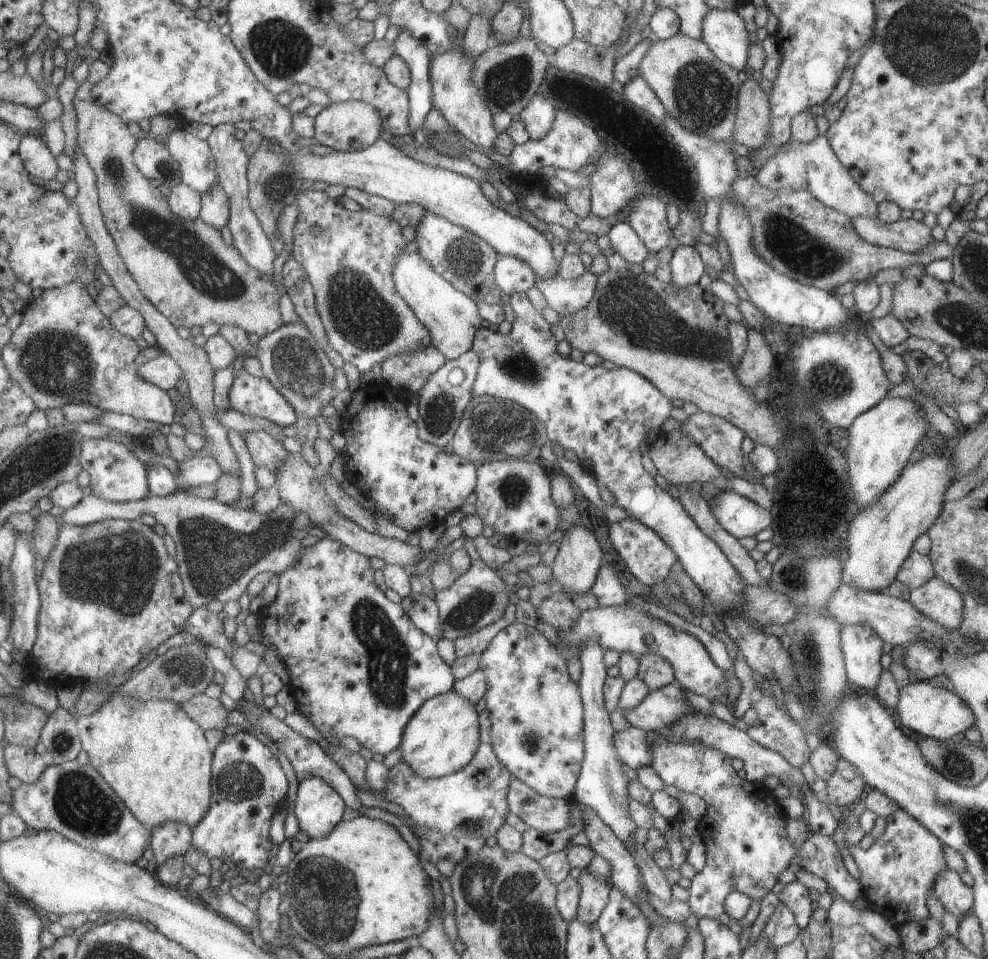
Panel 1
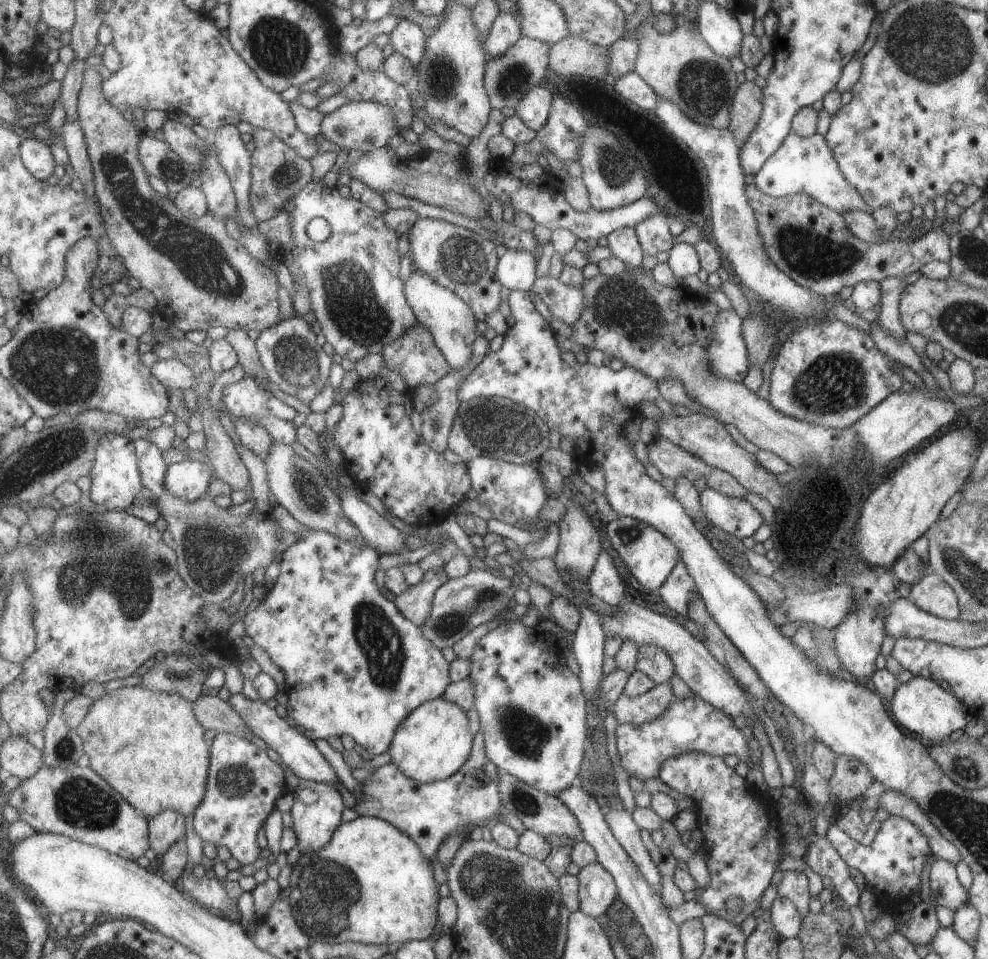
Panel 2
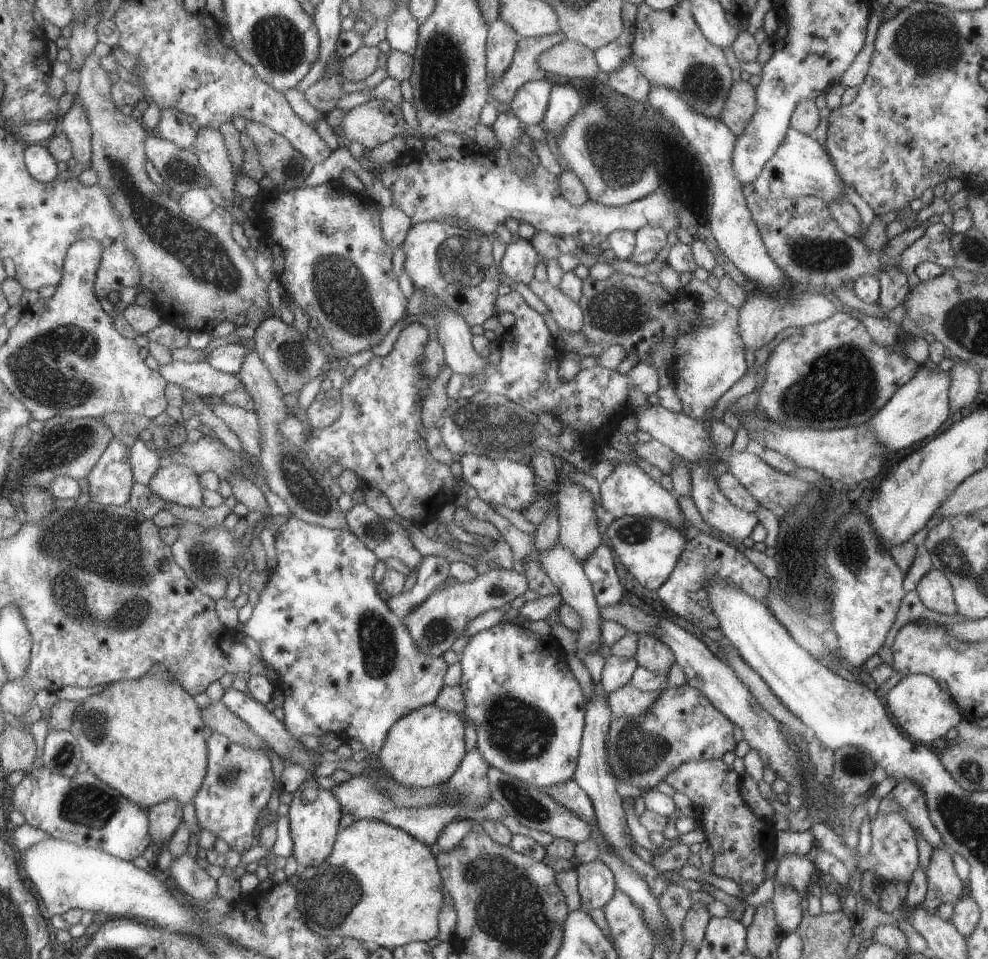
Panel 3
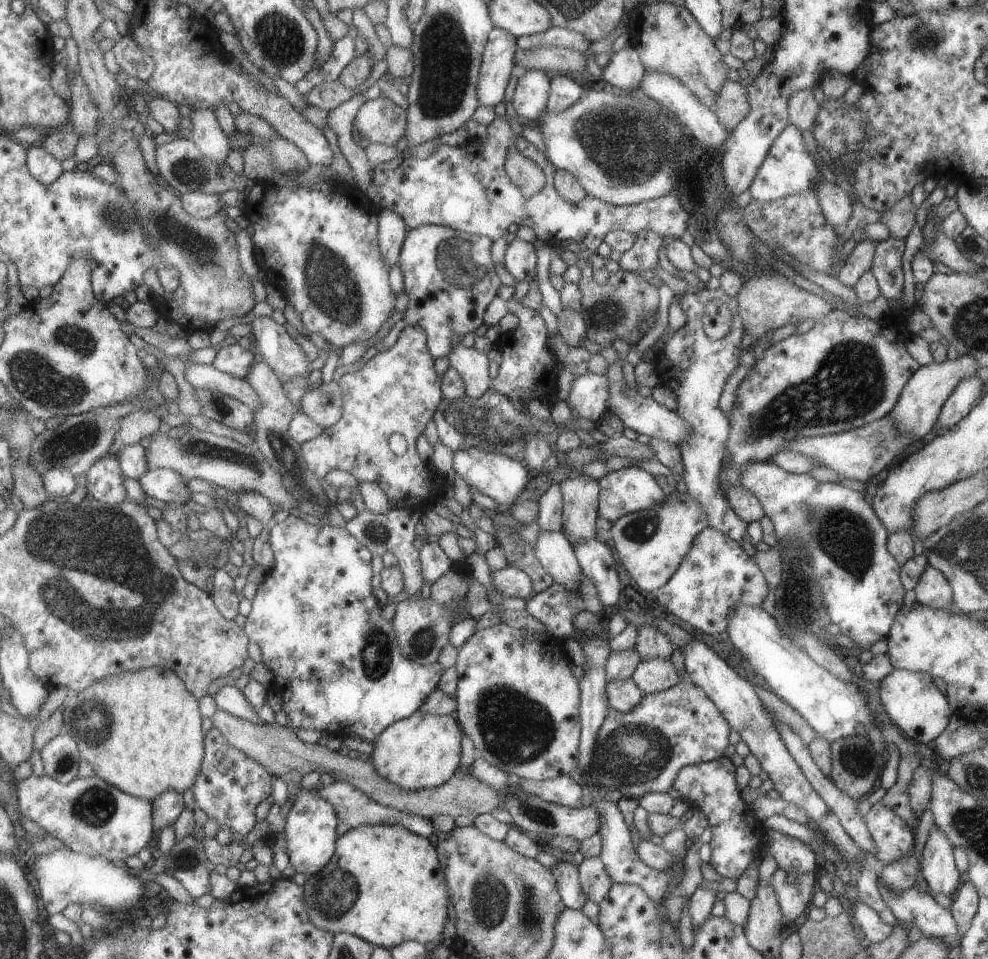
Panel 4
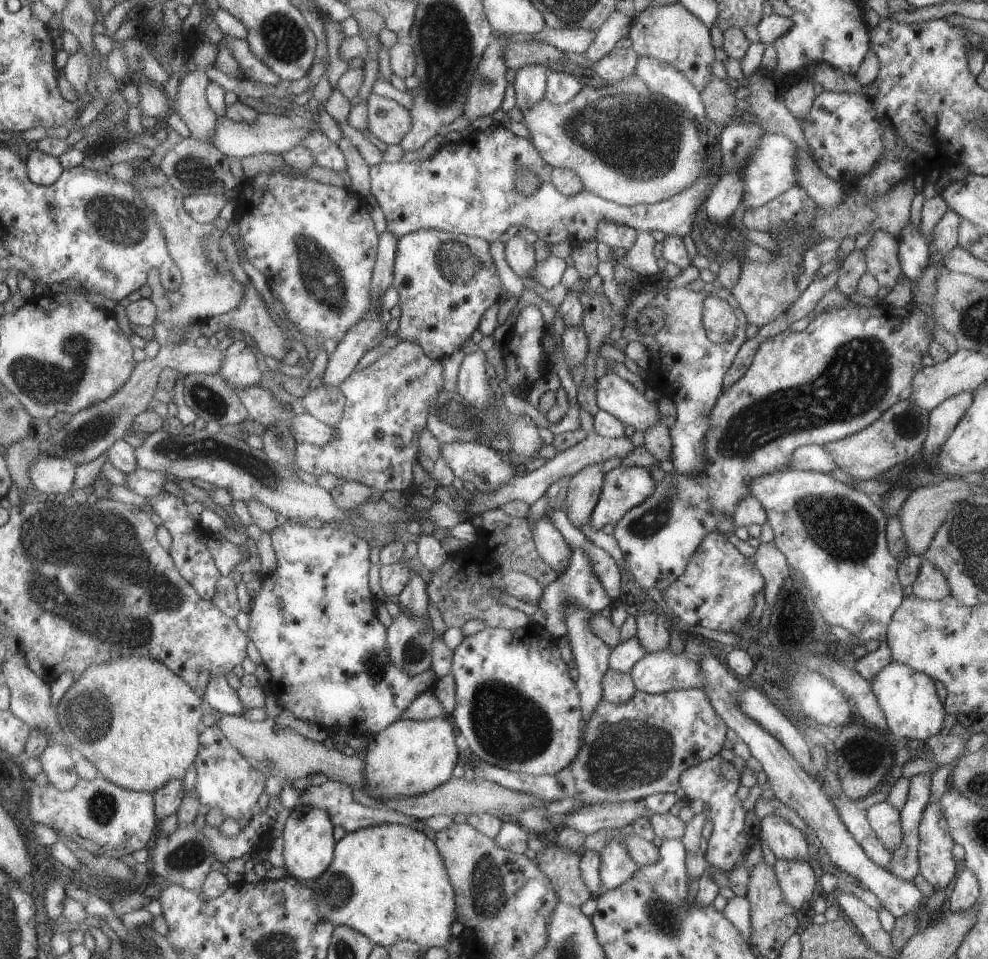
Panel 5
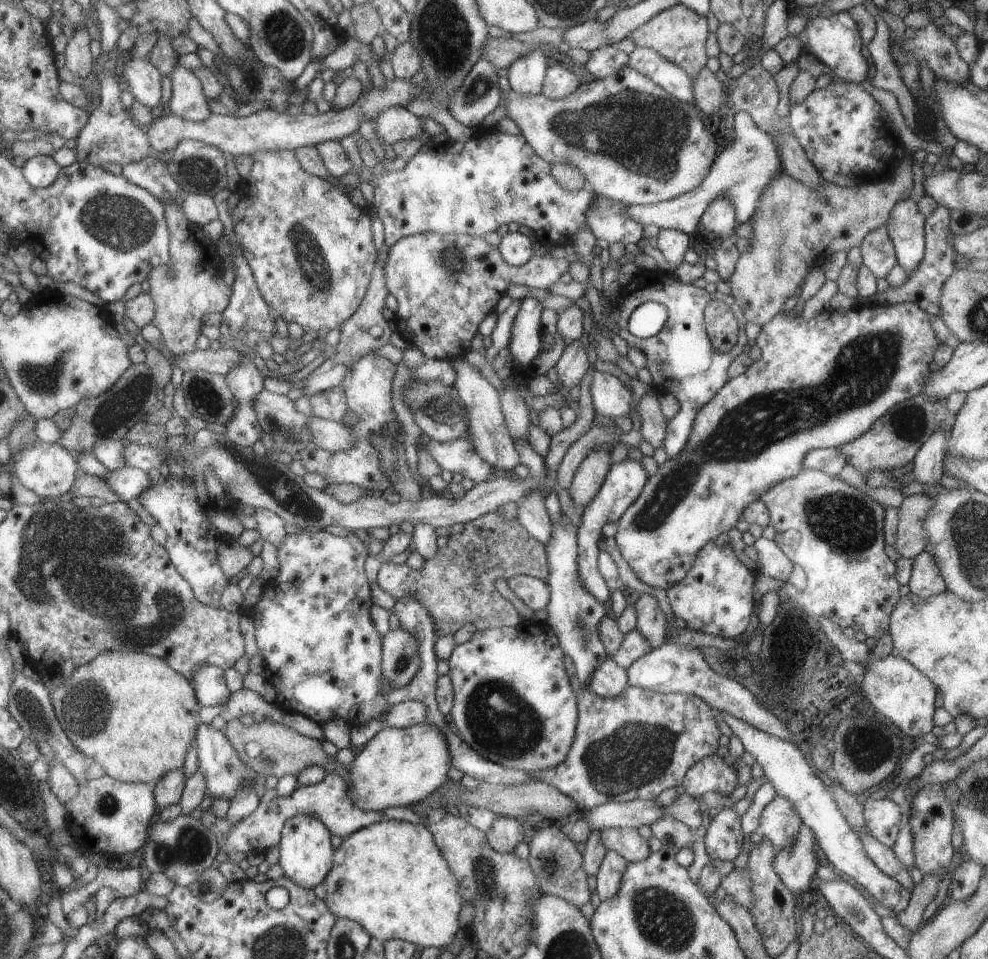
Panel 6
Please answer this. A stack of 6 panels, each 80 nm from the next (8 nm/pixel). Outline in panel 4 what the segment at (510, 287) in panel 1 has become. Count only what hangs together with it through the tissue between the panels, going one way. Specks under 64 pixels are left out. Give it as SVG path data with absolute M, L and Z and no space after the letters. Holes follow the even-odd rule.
M513 239L505 248L503 267L516 282L525 280L525 282L531 283L533 281L533 278L535 278L535 261L535 248L531 243L522 239Z

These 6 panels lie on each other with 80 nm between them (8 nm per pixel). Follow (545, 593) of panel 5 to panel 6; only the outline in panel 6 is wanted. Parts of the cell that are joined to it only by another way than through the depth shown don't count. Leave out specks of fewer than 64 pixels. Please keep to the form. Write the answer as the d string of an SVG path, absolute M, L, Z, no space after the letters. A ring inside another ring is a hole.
M624 459L612 464L598 488L595 496L587 503L584 509L580 510L580 525L576 534L576 563L578 566L578 577L583 586L588 590L596 601L607 605L608 586L605 584L601 573L597 568L597 555L599 546L597 543L603 537L601 526L607 522L615 522L625 512L625 509L639 496L644 482L647 480L647 473L641 463L633 459Z

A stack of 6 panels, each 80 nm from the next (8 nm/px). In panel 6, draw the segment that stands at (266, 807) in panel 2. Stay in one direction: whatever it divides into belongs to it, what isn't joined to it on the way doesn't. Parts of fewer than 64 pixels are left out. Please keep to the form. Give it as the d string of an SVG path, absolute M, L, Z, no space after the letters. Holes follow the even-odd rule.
M199 722L194 737L197 742L198 767L205 775L206 793L211 795L212 800L218 796L227 796L230 800L242 780L249 780L253 785L254 772L243 767L243 763L238 759L235 749L224 736L222 729L215 730L208 724Z

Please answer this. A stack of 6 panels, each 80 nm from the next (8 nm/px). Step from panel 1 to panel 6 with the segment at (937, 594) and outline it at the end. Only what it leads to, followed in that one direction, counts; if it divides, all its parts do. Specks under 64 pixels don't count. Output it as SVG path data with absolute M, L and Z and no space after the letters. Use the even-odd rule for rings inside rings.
M923 550L911 560L912 569L907 583L911 594L927 598L946 589L940 570L928 552Z

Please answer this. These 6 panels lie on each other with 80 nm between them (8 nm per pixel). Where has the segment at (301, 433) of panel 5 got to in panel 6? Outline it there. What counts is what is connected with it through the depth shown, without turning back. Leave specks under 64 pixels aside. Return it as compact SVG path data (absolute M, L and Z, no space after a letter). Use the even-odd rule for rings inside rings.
M311 416L308 420L308 429L312 436L312 443L319 449L334 453L349 450L354 446L352 432L343 422Z

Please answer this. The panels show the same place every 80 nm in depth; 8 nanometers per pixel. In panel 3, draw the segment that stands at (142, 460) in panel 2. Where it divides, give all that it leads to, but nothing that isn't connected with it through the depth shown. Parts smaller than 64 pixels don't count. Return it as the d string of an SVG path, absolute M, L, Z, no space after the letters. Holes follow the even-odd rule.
M139 439L129 447L128 453L132 480L138 483L146 485L155 470L163 466L158 451Z

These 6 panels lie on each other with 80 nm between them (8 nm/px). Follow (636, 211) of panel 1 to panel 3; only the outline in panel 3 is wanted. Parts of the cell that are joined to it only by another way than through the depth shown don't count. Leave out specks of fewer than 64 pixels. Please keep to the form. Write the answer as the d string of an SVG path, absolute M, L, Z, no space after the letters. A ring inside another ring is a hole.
M643 226L634 232L635 246L629 255L629 262L645 265L655 259L657 253L665 246L666 232L659 227Z

